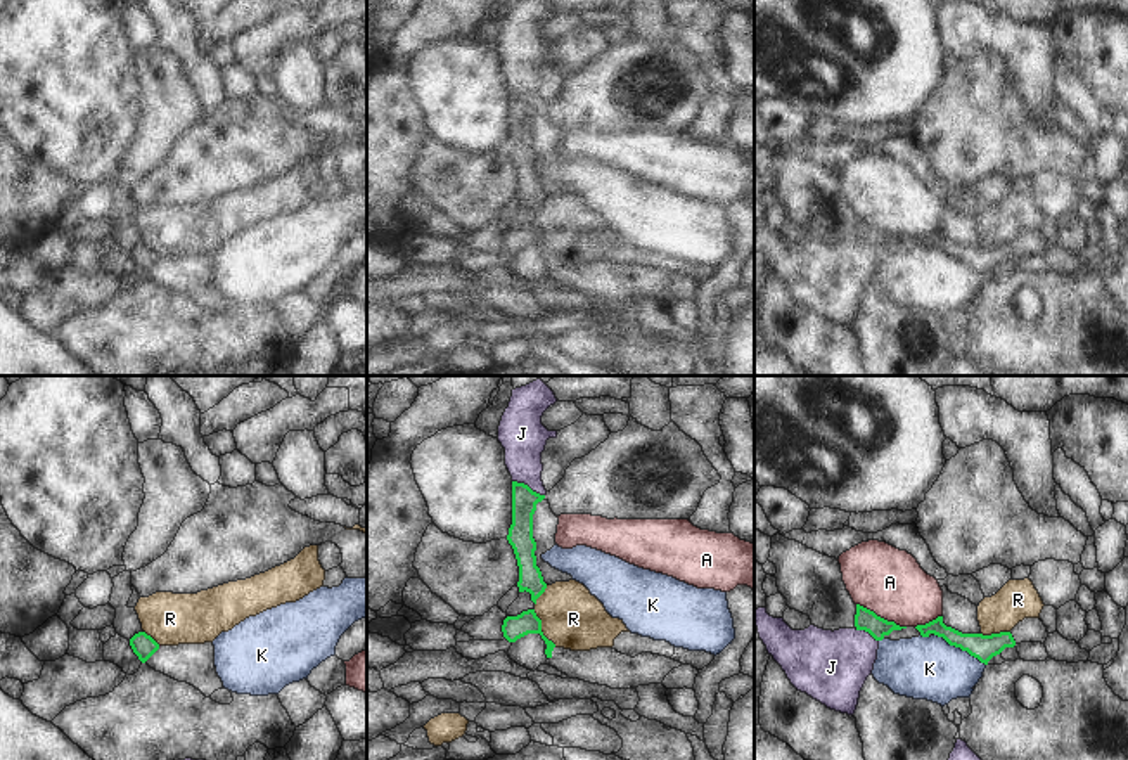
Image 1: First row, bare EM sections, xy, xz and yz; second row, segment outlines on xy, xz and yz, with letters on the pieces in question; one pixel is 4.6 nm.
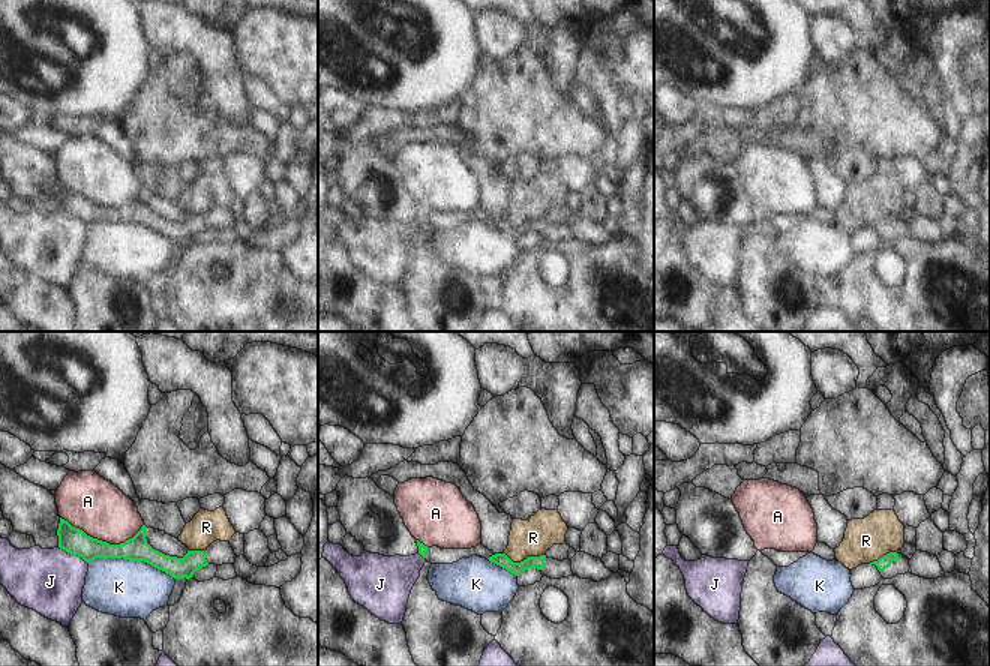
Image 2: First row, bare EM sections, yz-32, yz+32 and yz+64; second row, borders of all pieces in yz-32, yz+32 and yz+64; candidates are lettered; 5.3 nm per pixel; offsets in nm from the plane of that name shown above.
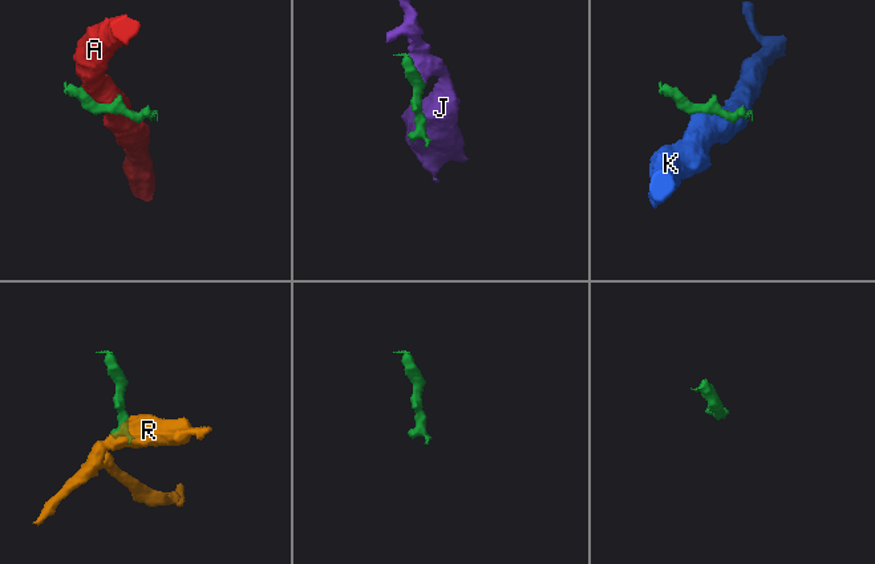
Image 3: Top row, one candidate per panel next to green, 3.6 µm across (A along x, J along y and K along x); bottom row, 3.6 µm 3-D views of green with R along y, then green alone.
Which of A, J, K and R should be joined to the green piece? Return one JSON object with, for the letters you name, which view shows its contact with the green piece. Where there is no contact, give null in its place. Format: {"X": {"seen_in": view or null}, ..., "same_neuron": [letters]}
{"same_neuron": []}

